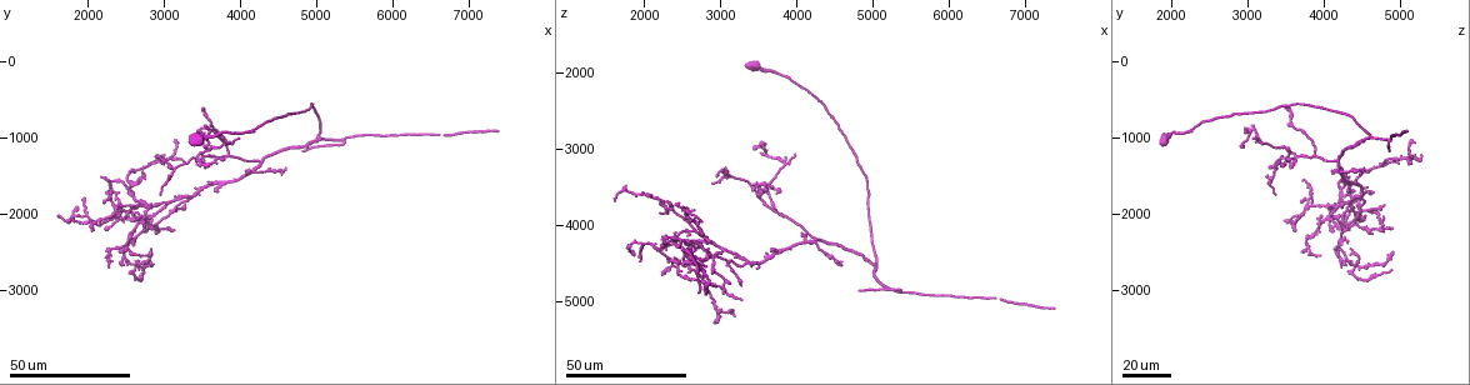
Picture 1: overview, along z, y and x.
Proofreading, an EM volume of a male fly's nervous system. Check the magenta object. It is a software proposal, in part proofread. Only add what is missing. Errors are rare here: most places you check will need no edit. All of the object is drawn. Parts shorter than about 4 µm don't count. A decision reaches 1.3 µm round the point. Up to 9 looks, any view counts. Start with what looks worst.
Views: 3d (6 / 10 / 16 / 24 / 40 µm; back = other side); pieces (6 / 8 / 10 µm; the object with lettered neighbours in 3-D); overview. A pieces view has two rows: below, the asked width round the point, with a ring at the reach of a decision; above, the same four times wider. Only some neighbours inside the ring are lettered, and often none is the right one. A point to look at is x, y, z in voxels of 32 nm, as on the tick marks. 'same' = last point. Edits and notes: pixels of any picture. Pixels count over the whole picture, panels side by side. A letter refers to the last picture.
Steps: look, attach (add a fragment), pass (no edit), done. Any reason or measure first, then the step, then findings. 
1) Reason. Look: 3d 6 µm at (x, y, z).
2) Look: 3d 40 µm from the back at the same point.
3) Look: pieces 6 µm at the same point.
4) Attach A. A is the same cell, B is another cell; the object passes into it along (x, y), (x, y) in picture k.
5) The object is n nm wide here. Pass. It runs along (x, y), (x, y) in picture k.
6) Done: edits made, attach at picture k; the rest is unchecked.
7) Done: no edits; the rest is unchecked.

An open end. Look: 3d 24 µm at (2200, 1850, 3750).

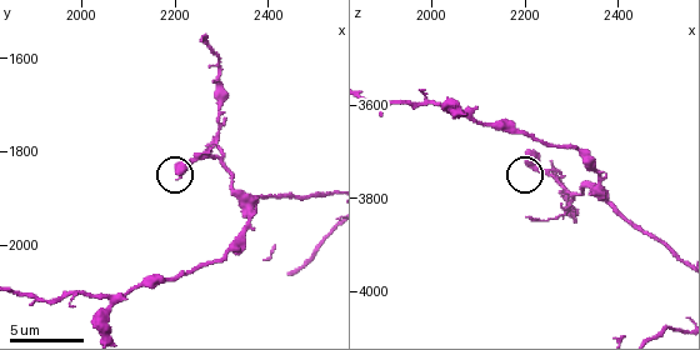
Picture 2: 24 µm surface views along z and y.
Look: pieces 6 µm at (2210, 1840, 3700).

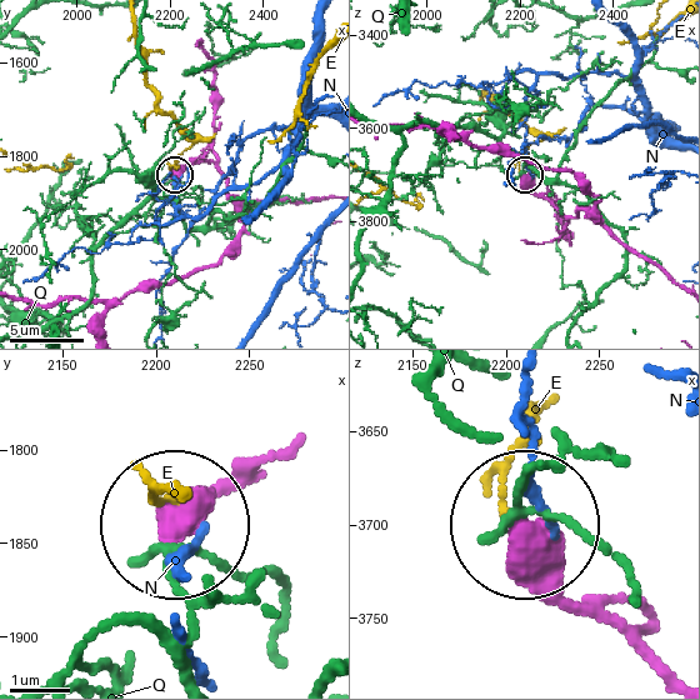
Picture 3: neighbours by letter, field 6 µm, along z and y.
Pass. E, N and Q are other cells; it runs along (663, 678), (573, 603), (533, 533) in picture 3; no lettered fragment goes on from it.

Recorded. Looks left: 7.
An open end. Look: 3d 40 µm at (4850, 1150, 4850).

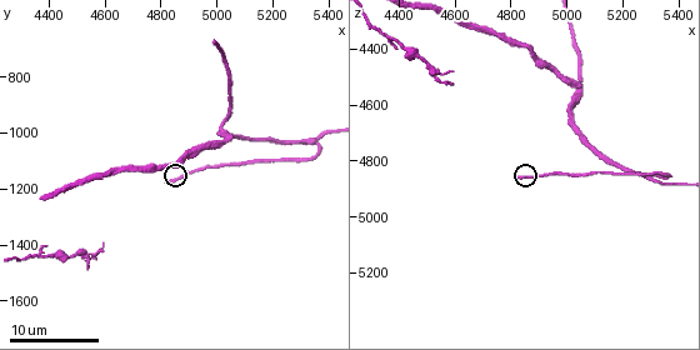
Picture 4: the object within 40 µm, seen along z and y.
Look: pieces 6 µm at (4820, 1180, 4850).

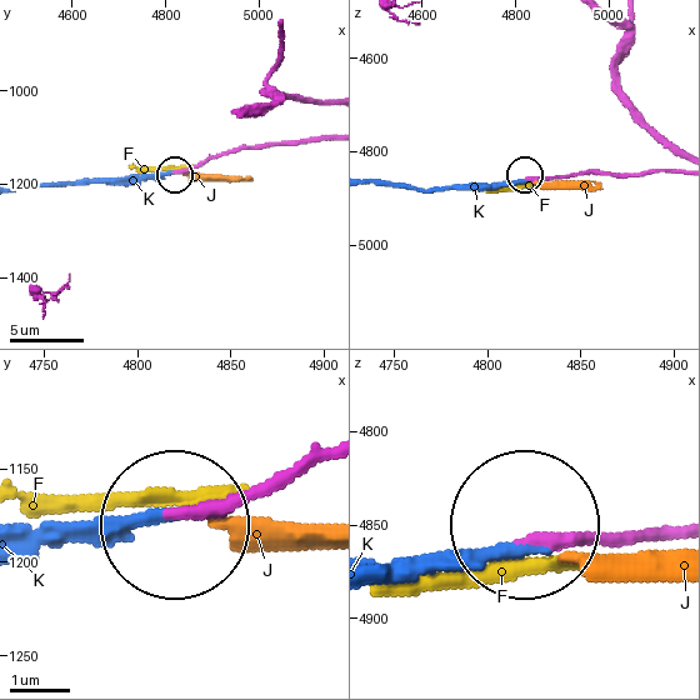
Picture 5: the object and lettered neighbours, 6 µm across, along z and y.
Attach K. K is the same cell, F and J are other cells; it goes on there.

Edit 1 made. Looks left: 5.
Look: 3d 24 µm at (7350, 950, 5100).

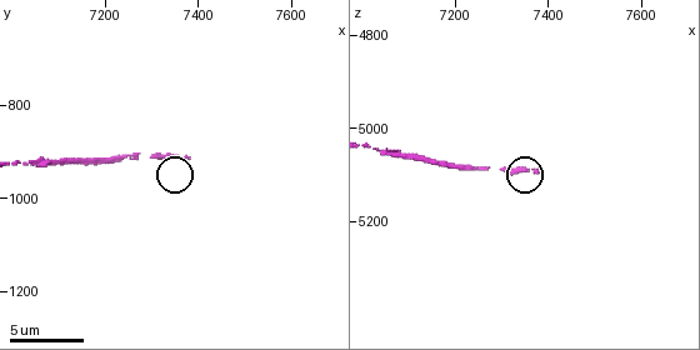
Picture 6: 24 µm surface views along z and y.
What lies round it. Look: pieces 10 µm at (7370, 915, 5095).

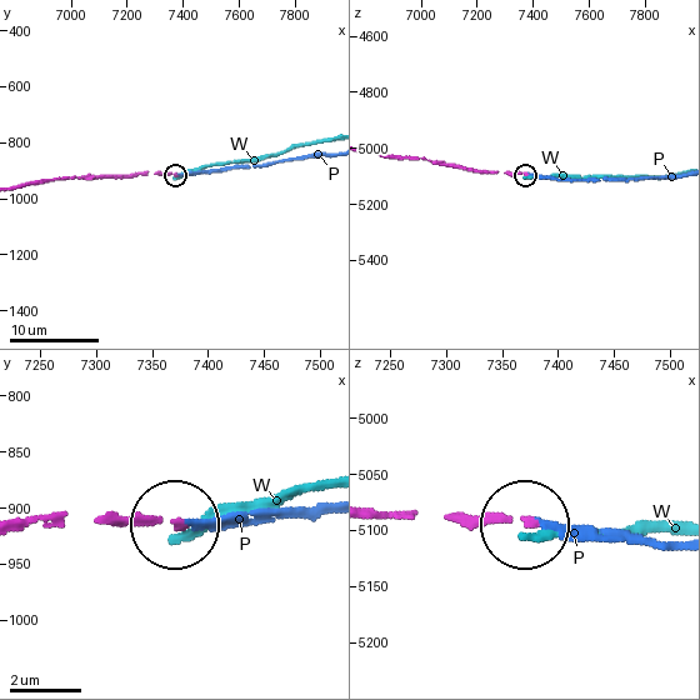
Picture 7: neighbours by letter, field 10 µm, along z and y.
Attach P. P is the same cell, W is another cell; the cell continues.

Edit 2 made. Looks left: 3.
An open end. Look: 3d 24 µm at (1900, 1950, 4400).

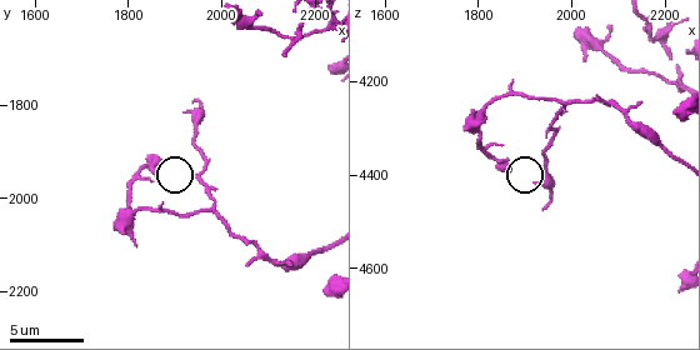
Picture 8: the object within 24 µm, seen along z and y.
Look: pieces 8 µm at (1865, 1915, 4385).

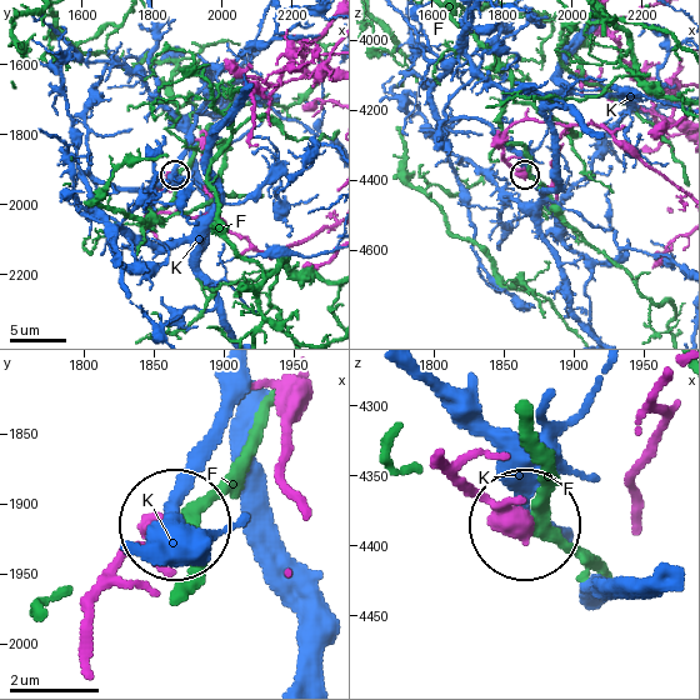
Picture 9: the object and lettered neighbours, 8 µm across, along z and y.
The object is 500 nm wide here. Pass. F and K are other cells; none of them fits.

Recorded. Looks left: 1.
Done: edits made, attach at picture 5, attach at picture 7; the rest is unchecked.

